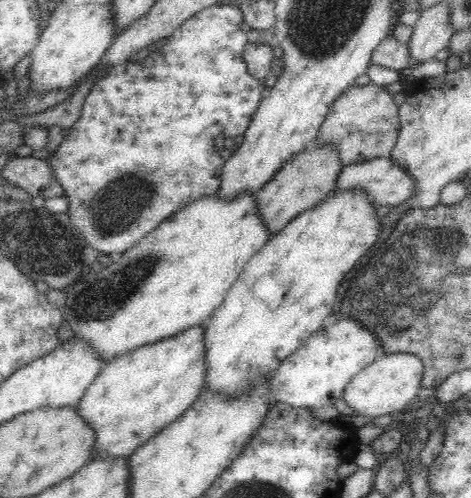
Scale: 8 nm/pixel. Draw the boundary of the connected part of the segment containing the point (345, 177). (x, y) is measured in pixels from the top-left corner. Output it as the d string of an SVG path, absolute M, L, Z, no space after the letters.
M384 157L343 166L342 170L338 172L338 176L336 176L336 184L334 184L334 188L330 193L333 195L338 191L357 191L360 189L360 191L366 193L366 197L374 205L393 207L404 202L404 200L408 200L412 196L412 188L414 188L414 183L412 183L410 175L406 175L404 169L398 167L396 163L392 163L389 157Z

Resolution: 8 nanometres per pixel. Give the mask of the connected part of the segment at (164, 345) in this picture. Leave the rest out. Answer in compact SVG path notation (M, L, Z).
M204 326L190 328L180 336L168 338L164 342L148 344L124 353L105 363L100 374L88 385L82 399L76 406L77 415L84 419L94 431L94 444L88 461L92 459L128 458L139 446L147 443L168 424L184 415L196 402L204 384Z

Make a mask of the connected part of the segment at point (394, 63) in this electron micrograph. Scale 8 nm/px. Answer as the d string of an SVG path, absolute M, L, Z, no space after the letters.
M392 36L386 37L374 48L370 59L370 66L382 66L398 72L411 66L408 45L396 41Z

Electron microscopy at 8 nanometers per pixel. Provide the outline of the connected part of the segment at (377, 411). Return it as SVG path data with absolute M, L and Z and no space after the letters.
M404 353L381 354L374 362L351 378L348 386L345 386L344 392L342 392L342 399L358 417L374 419L382 415L396 416L403 409L409 407L411 400L418 397L418 392L421 389L420 380L422 380L422 363L418 357Z

